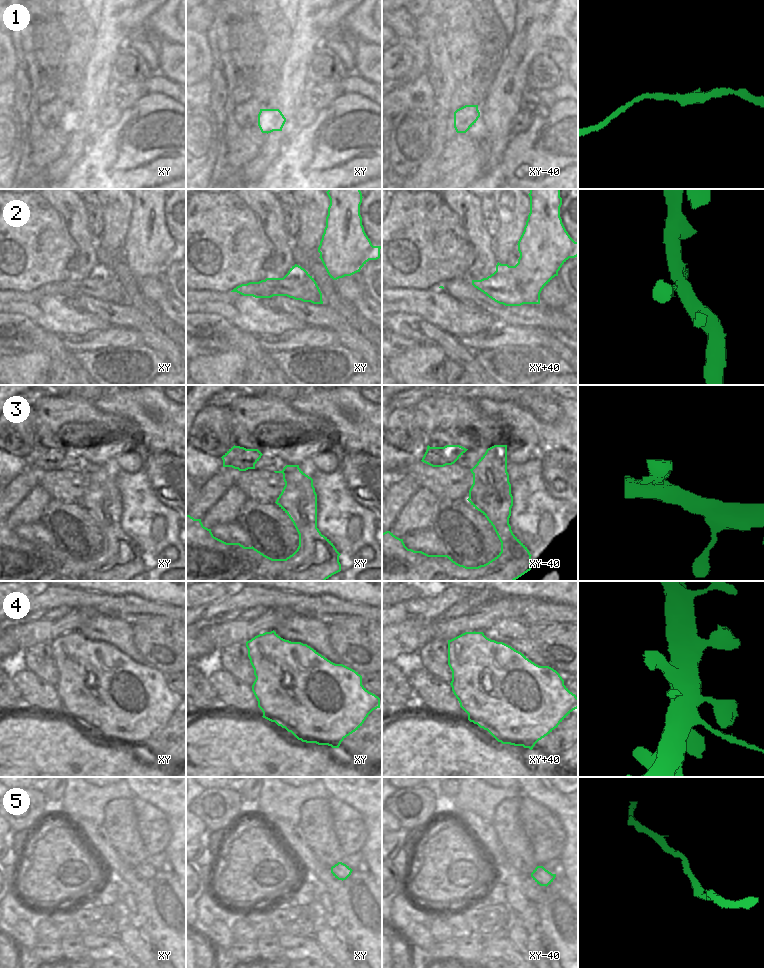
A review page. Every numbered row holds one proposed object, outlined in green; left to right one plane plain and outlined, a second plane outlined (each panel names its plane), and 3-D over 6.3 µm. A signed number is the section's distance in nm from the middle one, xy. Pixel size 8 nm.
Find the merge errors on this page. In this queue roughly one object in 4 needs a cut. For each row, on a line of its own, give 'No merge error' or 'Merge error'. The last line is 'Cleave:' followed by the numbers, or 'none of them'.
1: No merge error
2: No merge error
3: No merge error
4: No merge error
5: No merge error
Cleave: none of them.

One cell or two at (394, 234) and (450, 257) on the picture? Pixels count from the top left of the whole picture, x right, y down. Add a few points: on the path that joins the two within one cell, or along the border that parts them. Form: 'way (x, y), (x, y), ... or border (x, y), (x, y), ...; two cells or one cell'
way (408, 241), (436, 249); one cell

